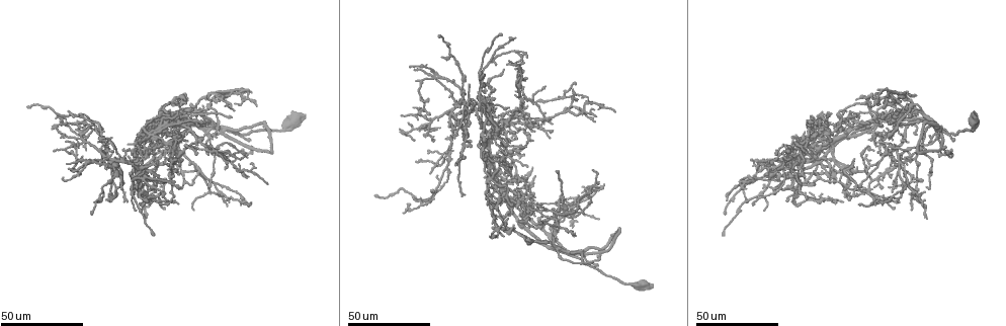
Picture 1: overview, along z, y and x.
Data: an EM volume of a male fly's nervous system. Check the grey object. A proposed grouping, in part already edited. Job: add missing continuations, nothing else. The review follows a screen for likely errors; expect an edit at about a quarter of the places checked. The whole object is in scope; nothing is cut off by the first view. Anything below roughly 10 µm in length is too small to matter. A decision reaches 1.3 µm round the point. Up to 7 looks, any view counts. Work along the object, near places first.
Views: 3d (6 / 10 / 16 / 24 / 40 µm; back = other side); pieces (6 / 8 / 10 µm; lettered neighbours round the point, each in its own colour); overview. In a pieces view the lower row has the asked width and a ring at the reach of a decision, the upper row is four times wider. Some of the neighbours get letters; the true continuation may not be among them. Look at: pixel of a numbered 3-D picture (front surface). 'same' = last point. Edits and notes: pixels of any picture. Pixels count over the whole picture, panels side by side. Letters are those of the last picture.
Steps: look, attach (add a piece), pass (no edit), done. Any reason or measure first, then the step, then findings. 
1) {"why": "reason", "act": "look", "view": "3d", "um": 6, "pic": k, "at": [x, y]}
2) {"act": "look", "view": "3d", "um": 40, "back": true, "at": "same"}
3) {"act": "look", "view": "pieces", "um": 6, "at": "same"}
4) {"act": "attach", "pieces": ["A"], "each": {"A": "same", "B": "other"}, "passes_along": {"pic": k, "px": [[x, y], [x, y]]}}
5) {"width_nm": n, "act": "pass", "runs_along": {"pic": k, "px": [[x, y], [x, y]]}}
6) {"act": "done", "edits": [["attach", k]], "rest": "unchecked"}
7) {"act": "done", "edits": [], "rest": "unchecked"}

{"why": "an open end", "act": "look", "view": "3d", "um": 24, "pic": 1, "at": [876, 141]}

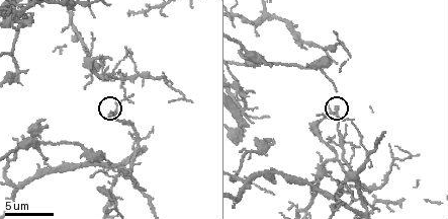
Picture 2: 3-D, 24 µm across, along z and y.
{"act": "look", "view": "pieces", "um": 6, "pic": 2, "at": [339, 108]}

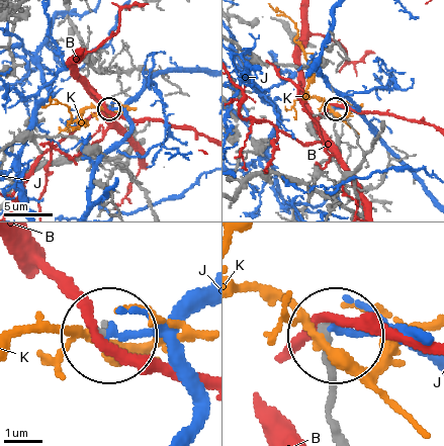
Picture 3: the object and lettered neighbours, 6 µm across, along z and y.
{"act": "pass", "each": {"B": "other", "J": "other", "K": "other"}, "runs_along": {"pic": 3, "px": [[332, 423], [332, 340]]}, "found": "none of them fits"}

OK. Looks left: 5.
{"why": "an open end", "act": "look", "view": "3d", "um": 40, "pic": 1, "at": [855, 160]}

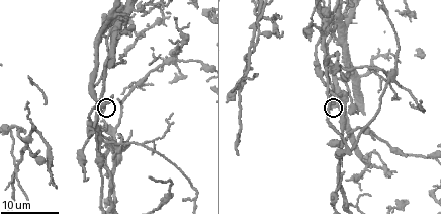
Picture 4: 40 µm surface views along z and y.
{"act": "look", "view": "3d", "um": 10, "pic": 4, "at": [334, 104]}

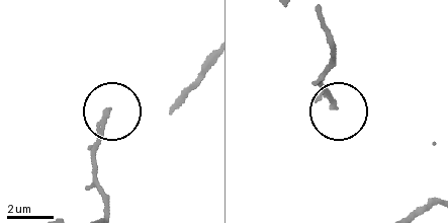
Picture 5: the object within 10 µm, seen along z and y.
{"why": "what lies round it", "act": "look", "view": "pieces", "um": 8, "pic": 5, "at": [334, 106]}

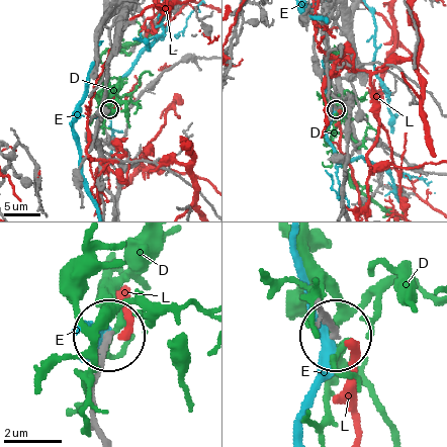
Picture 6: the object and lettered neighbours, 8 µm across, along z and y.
{"act": "pass", "each": {"D": "other", "E": "other", "L": "other"}, "runs_along": {"pic": 6, "px": [[95, 428], [90, 384], [110, 336]]}, "found": "no lettered piece goes on from it"}

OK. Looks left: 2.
{"why": "an open end", "act": "look", "view": "3d", "um": 16, "pic": 4, "at": [424, 54]}

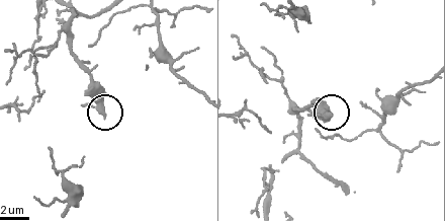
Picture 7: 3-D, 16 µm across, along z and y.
{"why": "what lies round it", "act": "look", "view": "pieces", "um": 10, "pic": 7, "at": [332, 116]}

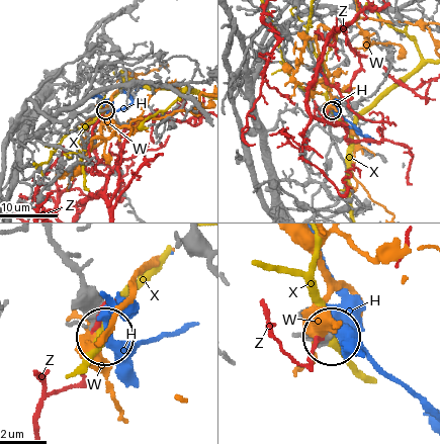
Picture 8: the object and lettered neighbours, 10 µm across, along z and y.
{"width_nm": 370, "act": "pass", "each": {"H": "other", "W": "other", "X": "other", "Z": "other"}, "found": "none of them fits"}

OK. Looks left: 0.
{"act": "done", "edits": [], "rest": "unchecked"}

